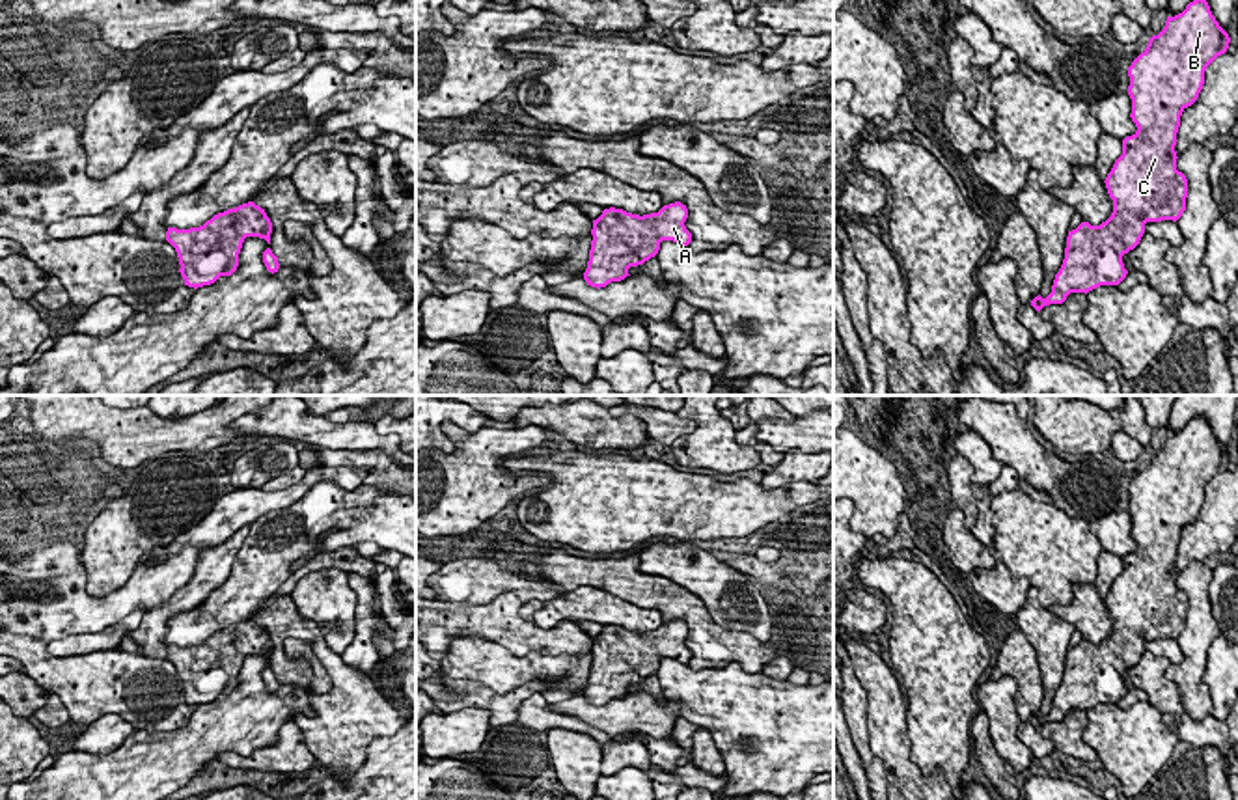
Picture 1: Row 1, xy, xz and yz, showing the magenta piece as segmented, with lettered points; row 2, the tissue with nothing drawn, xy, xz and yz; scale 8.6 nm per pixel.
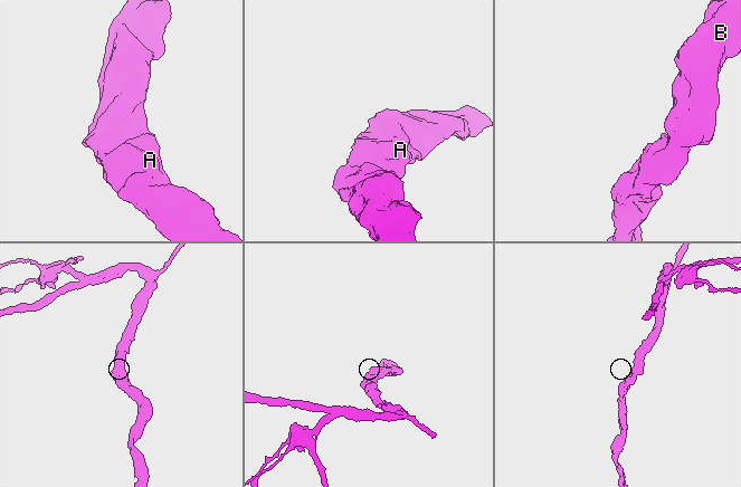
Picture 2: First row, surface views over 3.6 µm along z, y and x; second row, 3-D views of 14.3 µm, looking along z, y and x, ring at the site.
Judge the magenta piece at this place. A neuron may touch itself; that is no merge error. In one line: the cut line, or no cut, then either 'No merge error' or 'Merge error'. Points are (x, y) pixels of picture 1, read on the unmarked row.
No split. No merge error

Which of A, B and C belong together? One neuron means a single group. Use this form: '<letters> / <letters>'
A B C

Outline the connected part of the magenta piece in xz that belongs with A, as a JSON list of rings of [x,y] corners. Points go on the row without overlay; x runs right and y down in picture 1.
[[[681,619],[643,634],[615,625],[604,627],[593,638],[593,658],[584,697],[587,703],[600,707],[625,697],[630,694],[630,684],[654,675],[662,658],[688,664],[692,651],[684,643],[686,636],[688,627]]]

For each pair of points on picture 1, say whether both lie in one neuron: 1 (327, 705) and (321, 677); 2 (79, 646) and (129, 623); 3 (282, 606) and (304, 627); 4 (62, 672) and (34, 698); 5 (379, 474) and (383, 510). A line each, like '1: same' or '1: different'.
1: different
2: same
3: same
4: different
5: different

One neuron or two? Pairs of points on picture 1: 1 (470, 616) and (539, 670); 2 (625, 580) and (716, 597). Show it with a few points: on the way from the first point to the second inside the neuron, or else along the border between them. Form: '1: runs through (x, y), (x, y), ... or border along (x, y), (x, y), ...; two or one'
1: border along (483, 636), (517, 655), (532, 651), (565, 655); two
2: border along (649, 575), (660, 575), (692, 592), (718, 625); two

